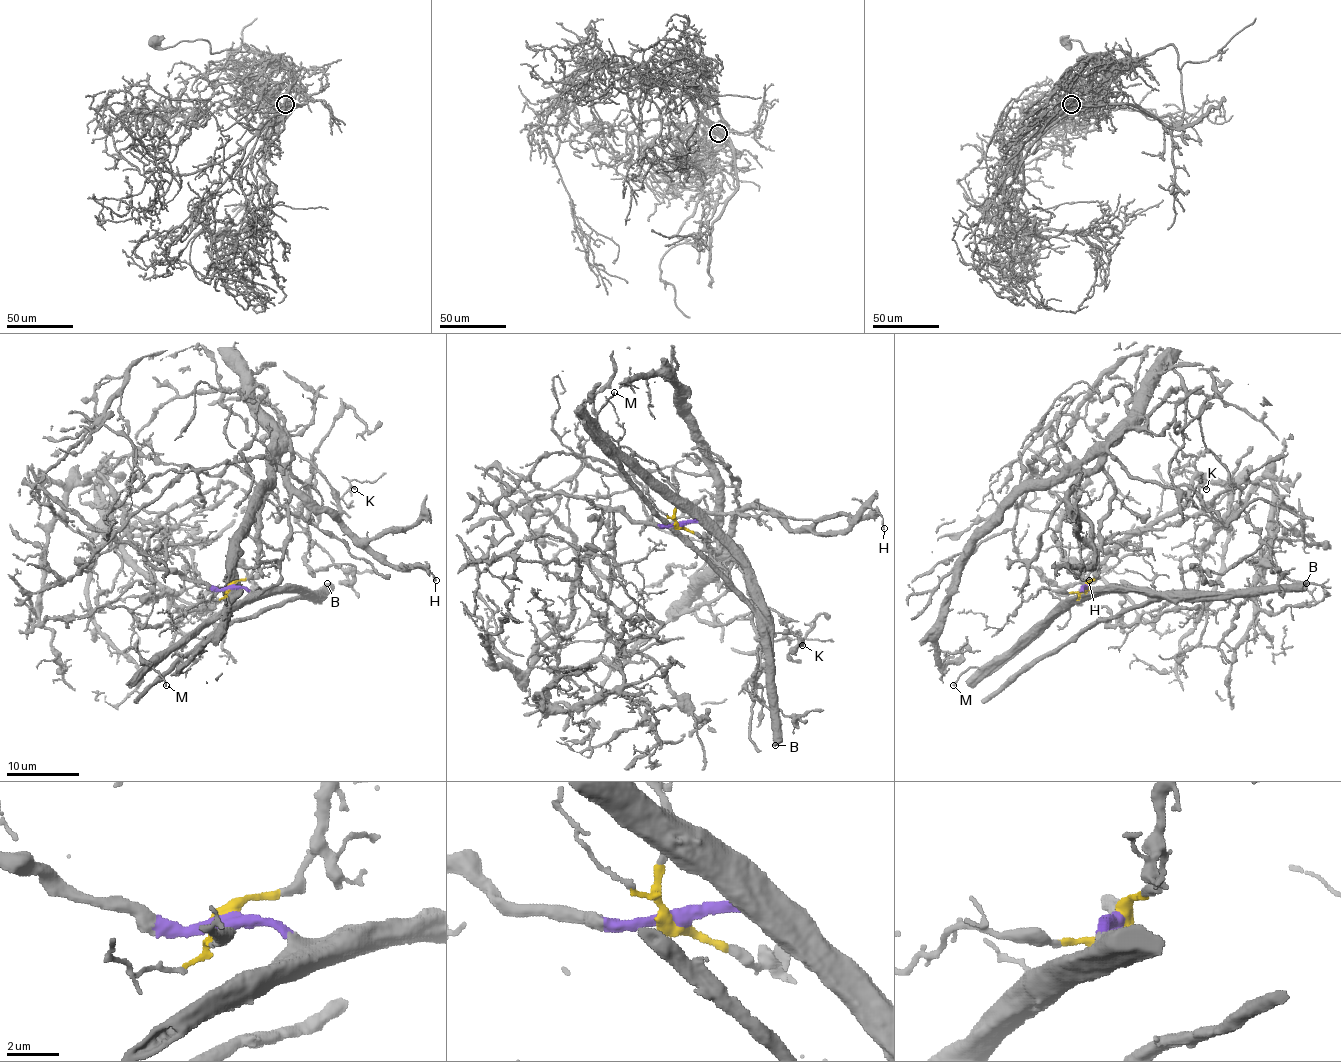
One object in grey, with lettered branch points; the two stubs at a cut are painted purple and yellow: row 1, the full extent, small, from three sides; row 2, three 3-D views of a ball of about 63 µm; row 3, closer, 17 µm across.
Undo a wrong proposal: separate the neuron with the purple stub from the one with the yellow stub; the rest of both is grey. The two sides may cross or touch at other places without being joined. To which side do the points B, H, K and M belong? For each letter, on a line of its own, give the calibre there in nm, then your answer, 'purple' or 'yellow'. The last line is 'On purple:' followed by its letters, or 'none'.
B: calibre 480 nm; purple
H: calibre 170 nm; yellow
K: calibre 170 nm; yellow
M: calibre 170 nm; purple
On purple: B, M

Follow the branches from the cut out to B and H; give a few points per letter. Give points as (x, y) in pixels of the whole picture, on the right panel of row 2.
B: (1086, 586), (1086, 592), (1221, 592), (1307, 583)
H: (1086, 586), (1113, 493), (1100, 469), (1069, 489), (1091, 526), (1093, 563), (1069, 568), (1089, 581)

